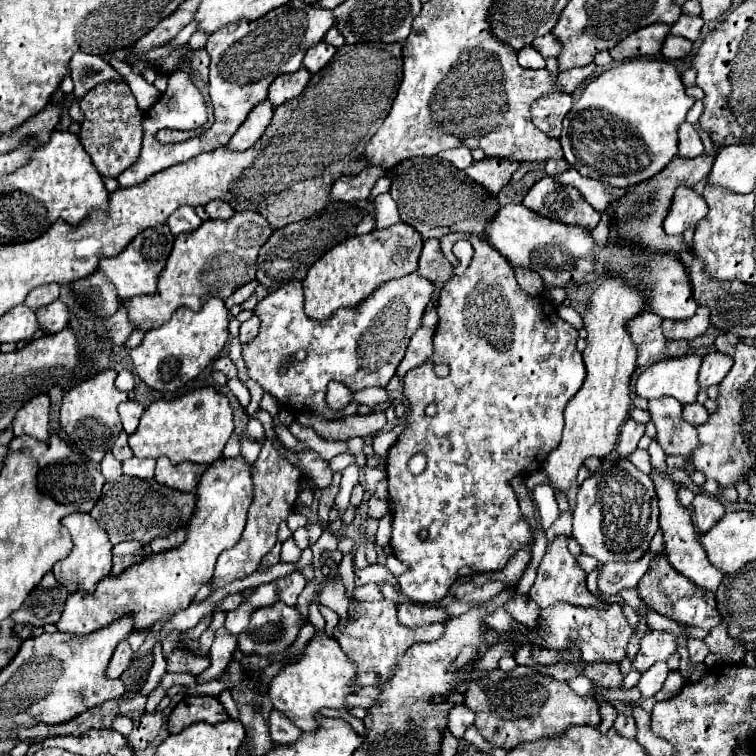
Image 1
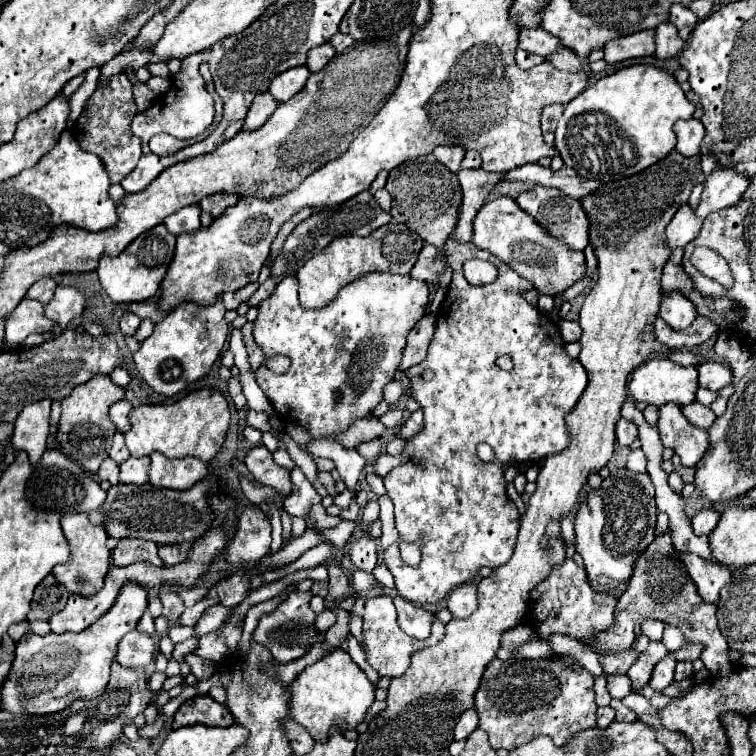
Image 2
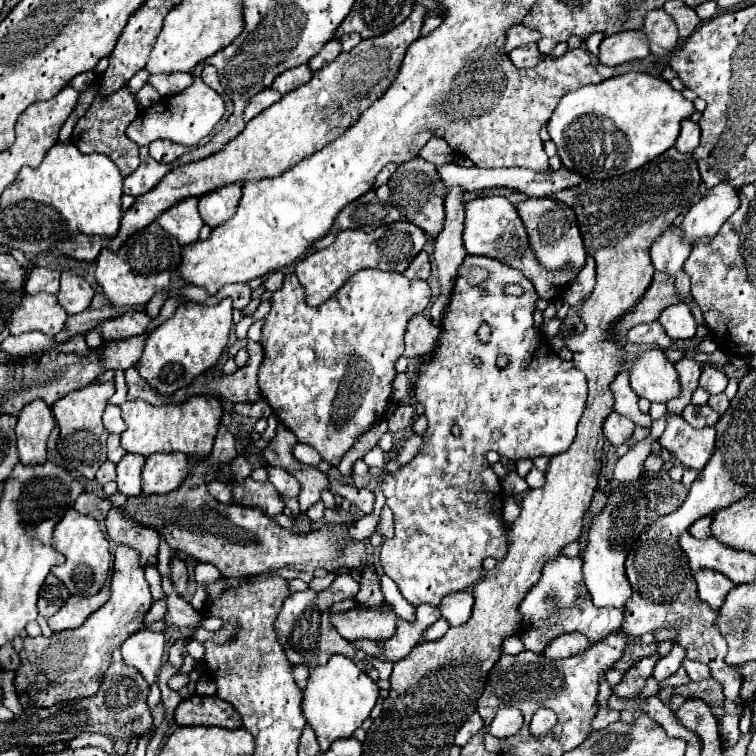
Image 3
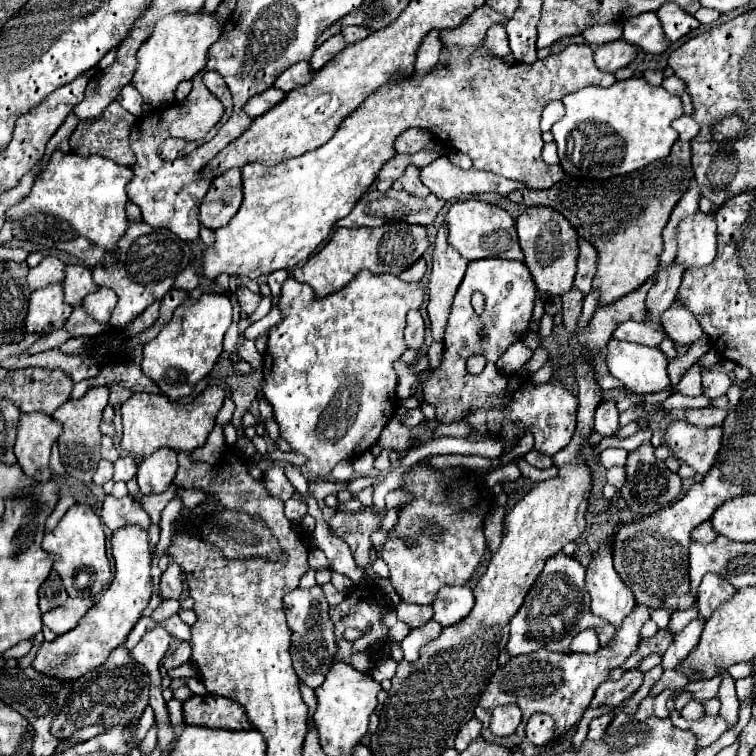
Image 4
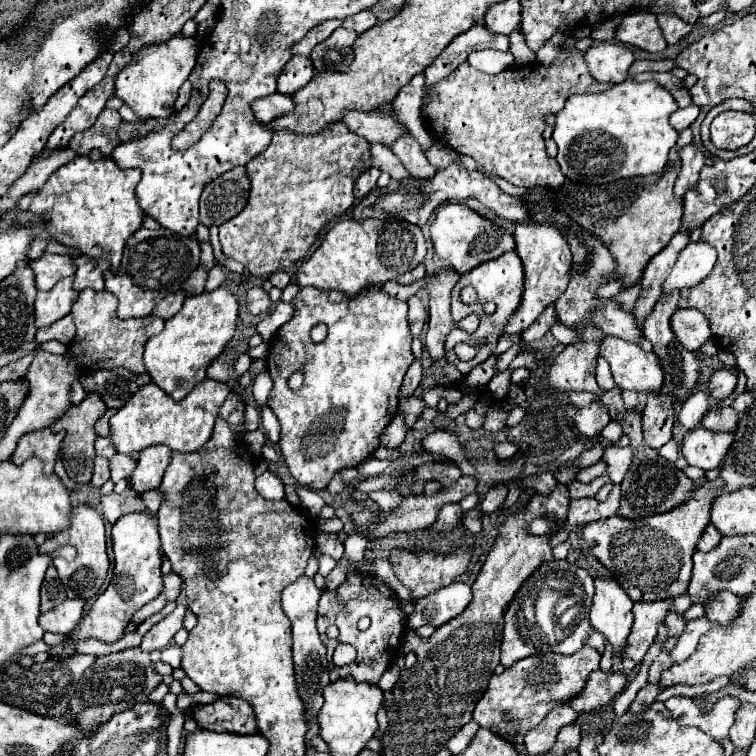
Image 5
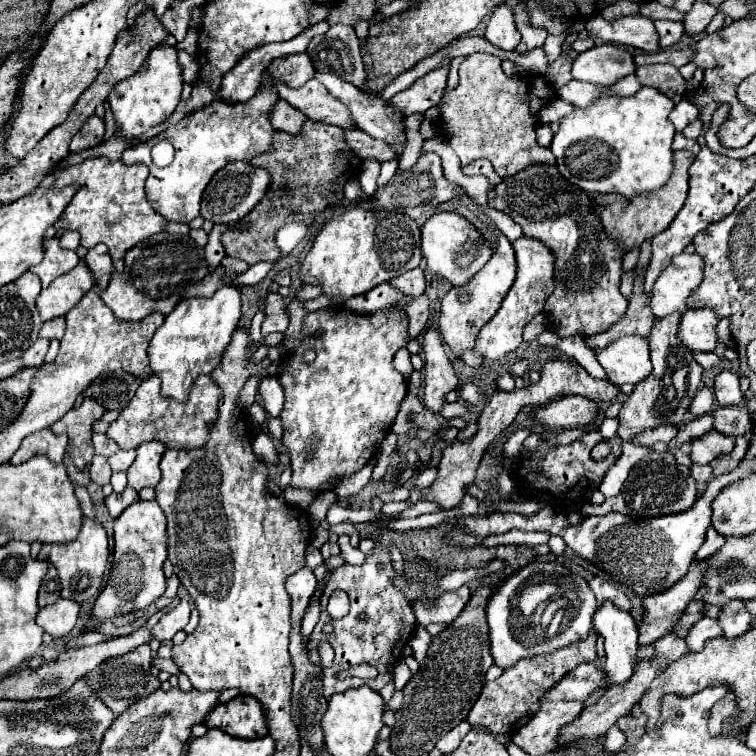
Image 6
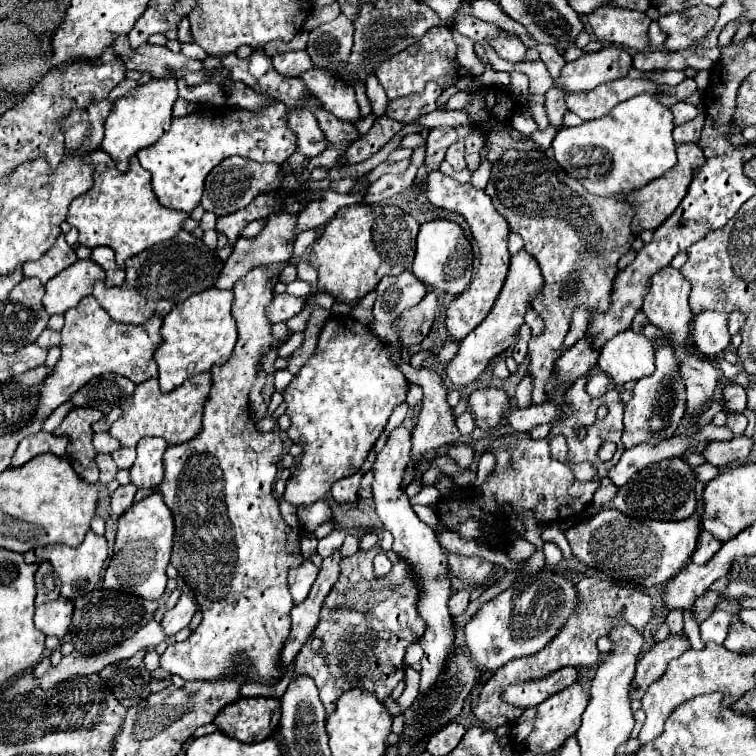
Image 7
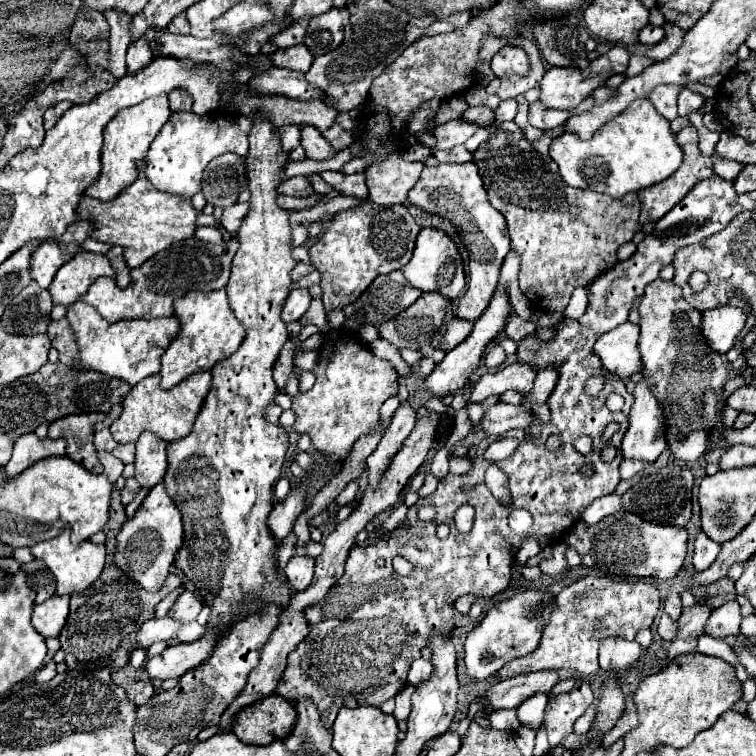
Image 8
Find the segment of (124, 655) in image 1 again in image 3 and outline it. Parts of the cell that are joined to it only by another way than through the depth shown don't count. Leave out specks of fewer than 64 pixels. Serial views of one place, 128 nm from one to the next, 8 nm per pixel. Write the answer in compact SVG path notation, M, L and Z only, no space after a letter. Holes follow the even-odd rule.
M138 630L122 644L122 656L128 666L142 672L148 684L154 684L166 656L166 636L162 632Z

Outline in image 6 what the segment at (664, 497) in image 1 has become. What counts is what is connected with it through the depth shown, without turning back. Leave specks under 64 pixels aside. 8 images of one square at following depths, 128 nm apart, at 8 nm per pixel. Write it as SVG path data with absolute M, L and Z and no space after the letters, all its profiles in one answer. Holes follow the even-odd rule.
M732 600L728 602L724 608L722 608L722 614L720 614L720 626L724 630L724 636L726 638L740 638L744 636L750 626L752 626L752 616L750 612L744 608L742 602L738 600Z

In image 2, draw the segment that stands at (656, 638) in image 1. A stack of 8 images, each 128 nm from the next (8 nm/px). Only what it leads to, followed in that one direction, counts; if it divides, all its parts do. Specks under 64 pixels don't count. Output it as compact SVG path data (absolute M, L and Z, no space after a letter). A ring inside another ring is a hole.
M650 642L648 650L642 652L640 658L626 672L626 676L632 682L632 692L640 692L650 682L650 676L652 676L652 670L654 670L656 662L660 658L664 658L666 654L668 654L668 650L664 648L662 642Z

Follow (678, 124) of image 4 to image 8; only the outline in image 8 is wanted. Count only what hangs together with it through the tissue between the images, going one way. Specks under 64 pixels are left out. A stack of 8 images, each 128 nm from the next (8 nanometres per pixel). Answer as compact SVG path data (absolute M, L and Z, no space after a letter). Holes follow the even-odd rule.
M682 88L678 94L678 116L688 116L690 112L696 112L704 104L704 96L698 92L692 92L688 88Z

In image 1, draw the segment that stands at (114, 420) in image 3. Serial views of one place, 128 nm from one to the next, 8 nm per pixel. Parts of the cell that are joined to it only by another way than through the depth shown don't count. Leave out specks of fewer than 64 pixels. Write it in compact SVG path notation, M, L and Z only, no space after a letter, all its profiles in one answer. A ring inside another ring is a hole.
M132 400L122 402L118 406L118 414L120 414L120 420L122 420L126 434L132 434L138 428L138 420L140 420L142 410L144 410L144 406L138 404L138 402L132 402Z

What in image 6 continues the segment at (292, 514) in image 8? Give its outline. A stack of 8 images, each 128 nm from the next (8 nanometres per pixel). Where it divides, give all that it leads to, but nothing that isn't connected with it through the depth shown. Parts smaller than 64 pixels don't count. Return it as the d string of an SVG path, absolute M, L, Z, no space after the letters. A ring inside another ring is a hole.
M326 308L306 314L302 332L310 336L322 330L322 336L302 342L292 356L284 356L286 360L282 362L278 372L278 380L286 396L280 418L284 426L282 444L292 454L292 482L290 482L292 488L318 492L320 486L326 484L330 478L352 476L376 454L382 438L388 434L396 418L400 402L408 392L404 376L392 366L394 354L408 344L406 326L408 326L406 316L404 320L388 322L384 320L384 310L378 310L376 314L370 316L352 314L344 308ZM306 350L316 352L316 360L312 364L306 364L302 360Z

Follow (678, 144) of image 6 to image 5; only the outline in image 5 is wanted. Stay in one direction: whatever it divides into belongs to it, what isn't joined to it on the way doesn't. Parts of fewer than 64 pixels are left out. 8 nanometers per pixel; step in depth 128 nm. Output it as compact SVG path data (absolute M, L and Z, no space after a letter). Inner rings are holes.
M694 144L684 146L680 150L680 158L682 158L682 170L680 170L680 176L676 180L676 192L682 198L686 194L686 190L696 184L698 174L706 164L706 158Z

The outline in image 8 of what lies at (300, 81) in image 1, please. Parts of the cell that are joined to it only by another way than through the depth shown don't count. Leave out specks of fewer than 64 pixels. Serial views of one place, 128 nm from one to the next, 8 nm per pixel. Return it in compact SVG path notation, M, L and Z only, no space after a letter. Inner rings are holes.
M296 44L290 48L280 48L270 56L272 64L278 68L288 68L288 70L296 70L296 72L308 72L310 64L312 64L312 54L308 52L308 48L304 48L304 44Z

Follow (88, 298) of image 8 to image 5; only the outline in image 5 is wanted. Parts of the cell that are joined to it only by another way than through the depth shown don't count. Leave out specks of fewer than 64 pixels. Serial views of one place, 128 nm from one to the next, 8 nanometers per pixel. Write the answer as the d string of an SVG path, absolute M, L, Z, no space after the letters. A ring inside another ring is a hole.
M142 228L128 240L124 258L118 272L106 272L106 290L118 298L118 318L144 318L152 314L152 308L164 298L164 294L178 292L186 278L200 266L198 240L180 236L172 230L146 230Z

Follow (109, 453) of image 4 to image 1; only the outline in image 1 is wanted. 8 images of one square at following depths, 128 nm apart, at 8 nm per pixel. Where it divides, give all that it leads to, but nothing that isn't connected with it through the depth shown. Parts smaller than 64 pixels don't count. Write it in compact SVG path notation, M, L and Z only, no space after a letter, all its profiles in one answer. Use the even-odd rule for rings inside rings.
M120 432L118 440L116 440L114 448L112 448L114 458L116 458L116 460L120 460L120 462L124 462L124 460L132 458L132 450L130 450L130 446L128 446L128 442L126 442L126 440L128 440L128 434L126 434L126 432Z

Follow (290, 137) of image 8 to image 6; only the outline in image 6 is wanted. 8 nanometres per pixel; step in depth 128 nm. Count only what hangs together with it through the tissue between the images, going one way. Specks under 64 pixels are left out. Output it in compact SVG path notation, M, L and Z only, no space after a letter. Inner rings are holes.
M272 90L256 92L252 100L238 104L228 104L220 98L214 98L210 106L190 112L176 126L168 126L158 136L124 150L122 158L128 164L142 162L150 168L150 176L146 180L146 196L156 212L174 222L190 222L200 214L202 192L220 168L232 160L250 162L254 156L272 152L276 130L270 124L270 110L276 106L276 100L278 96ZM168 132L172 132L172 136L168 136ZM160 138L168 140L176 150L174 162L166 168L154 166L150 158L150 148L160 142Z

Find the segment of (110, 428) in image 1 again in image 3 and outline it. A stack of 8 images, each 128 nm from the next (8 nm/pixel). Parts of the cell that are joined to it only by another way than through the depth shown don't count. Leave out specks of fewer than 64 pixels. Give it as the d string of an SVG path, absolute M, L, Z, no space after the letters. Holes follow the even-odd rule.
M114 382L106 384L90 384L86 388L80 388L78 392L72 392L64 398L60 398L54 406L52 412L56 416L58 428L60 428L60 438L58 438L58 452L62 460L78 472L80 476L94 480L96 468L106 460L106 438L108 430L102 426L102 412L108 404L108 398L114 394Z

